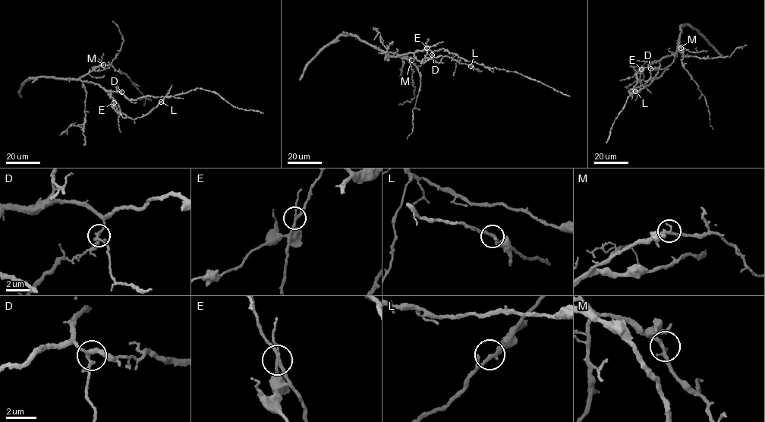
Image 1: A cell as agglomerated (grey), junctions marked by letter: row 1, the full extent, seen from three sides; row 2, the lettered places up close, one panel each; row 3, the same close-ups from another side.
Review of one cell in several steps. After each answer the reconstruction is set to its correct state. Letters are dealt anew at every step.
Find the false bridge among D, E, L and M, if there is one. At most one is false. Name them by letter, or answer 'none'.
none

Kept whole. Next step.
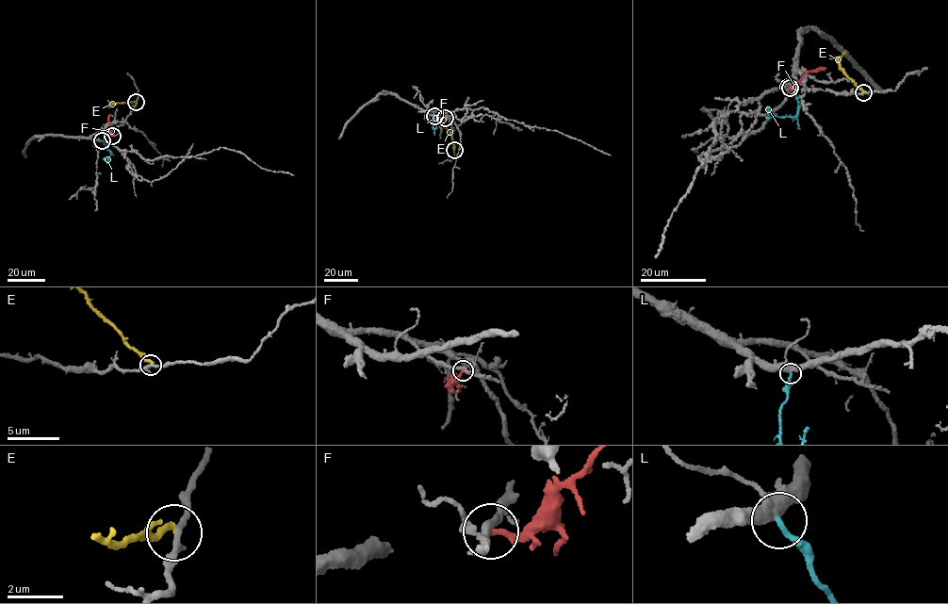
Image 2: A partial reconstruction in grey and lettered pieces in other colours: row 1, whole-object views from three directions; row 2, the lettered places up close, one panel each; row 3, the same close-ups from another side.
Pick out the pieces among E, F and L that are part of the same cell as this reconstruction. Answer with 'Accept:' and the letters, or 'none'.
Accept: L

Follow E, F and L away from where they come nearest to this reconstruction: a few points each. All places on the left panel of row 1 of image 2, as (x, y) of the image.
E: (136, 102), (114, 104), (107, 100)
F: (111, 136), (107, 119), (110, 114)
L: (102, 140), (111, 152), (109, 157), (105, 157)

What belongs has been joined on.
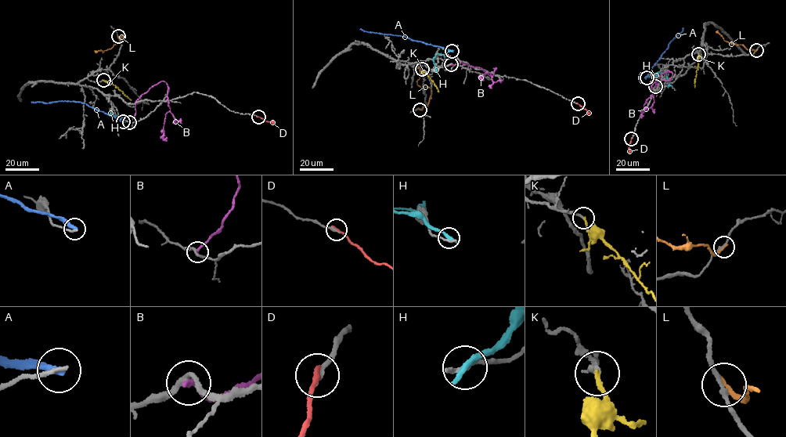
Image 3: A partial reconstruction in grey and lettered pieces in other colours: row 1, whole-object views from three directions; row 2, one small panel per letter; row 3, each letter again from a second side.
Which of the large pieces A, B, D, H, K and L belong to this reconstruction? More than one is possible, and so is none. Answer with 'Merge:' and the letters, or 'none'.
Merge: K

